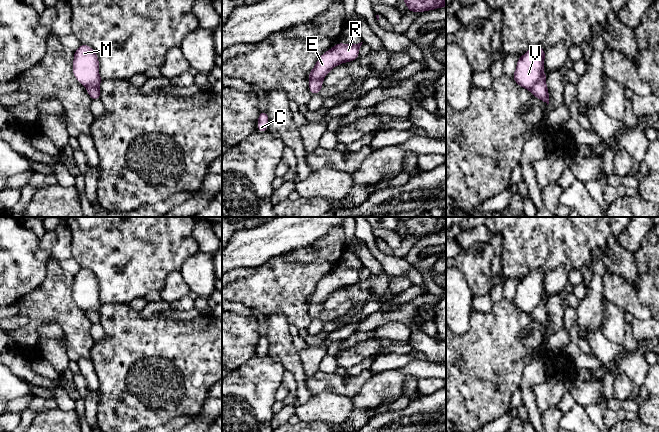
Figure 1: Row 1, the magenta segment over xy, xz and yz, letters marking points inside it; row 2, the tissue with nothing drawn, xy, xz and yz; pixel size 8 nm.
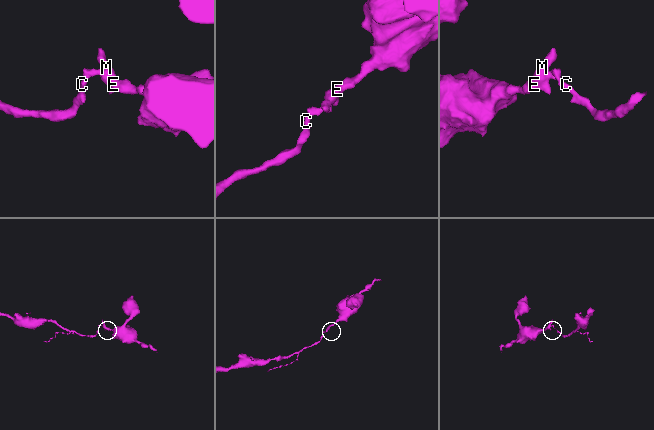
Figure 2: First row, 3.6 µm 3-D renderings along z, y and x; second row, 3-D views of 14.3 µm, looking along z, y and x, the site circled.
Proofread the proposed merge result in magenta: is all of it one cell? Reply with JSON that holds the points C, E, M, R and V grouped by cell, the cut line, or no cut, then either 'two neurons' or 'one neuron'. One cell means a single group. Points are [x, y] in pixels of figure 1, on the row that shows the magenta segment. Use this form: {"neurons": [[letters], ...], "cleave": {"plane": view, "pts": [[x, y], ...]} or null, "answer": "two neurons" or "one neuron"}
{"neurons": [["C"], ["E", "M", "R", "V"]], "cleave": {"plane": "yz", "pts": [[542, 74], [528, 89]]}, "answer": "two neurons"}

